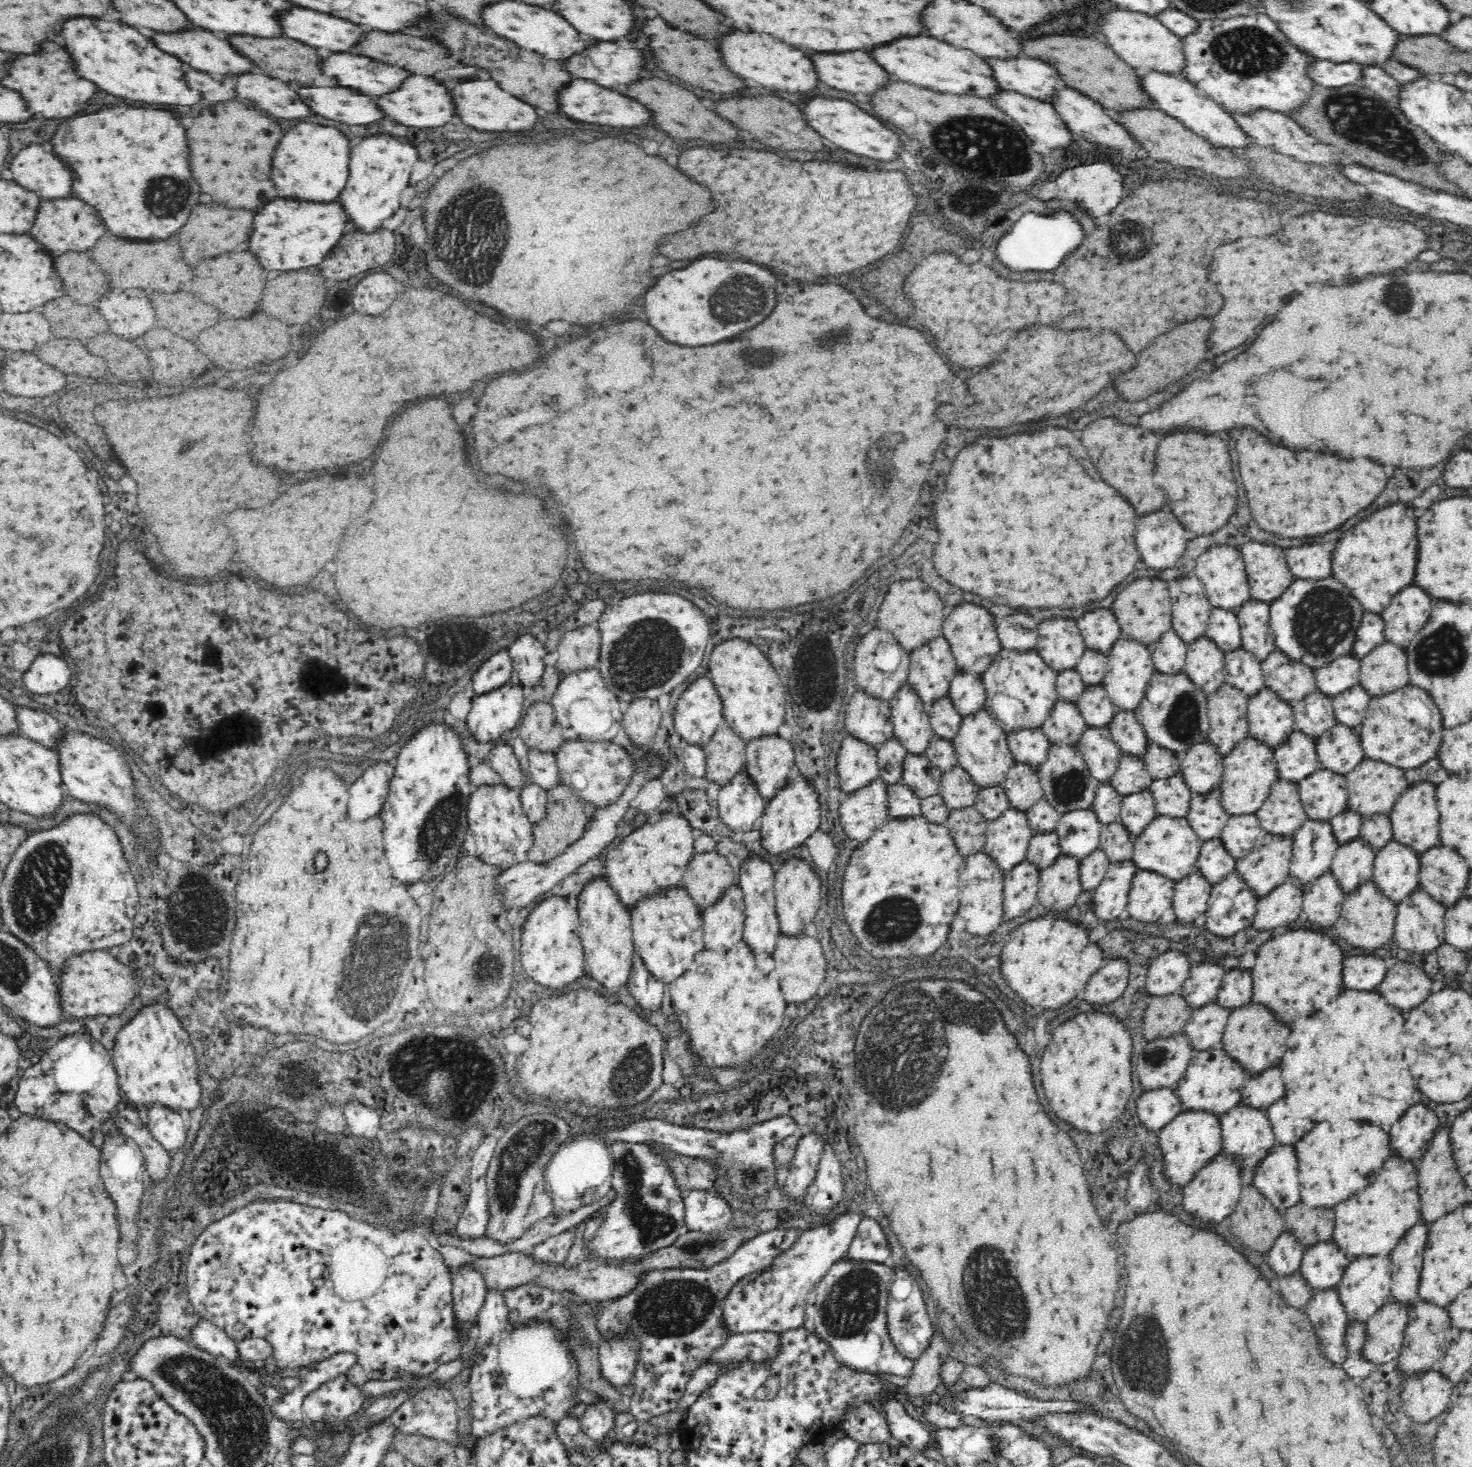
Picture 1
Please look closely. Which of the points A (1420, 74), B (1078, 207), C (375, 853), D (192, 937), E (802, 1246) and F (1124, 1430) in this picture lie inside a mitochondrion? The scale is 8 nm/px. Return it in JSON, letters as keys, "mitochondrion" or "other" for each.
{"A":"other","B":"other","C":"other","D":"mitochondrion","E":"other","F":"other"}

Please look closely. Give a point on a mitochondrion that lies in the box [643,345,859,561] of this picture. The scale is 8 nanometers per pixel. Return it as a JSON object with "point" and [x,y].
{"point":[762,357]}

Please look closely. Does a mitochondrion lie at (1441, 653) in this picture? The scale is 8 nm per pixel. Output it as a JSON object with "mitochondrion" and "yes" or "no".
{"mitochondrion":"yes"}

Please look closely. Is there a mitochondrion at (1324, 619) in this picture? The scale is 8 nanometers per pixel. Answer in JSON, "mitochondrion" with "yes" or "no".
{"mitochondrion":"yes"}

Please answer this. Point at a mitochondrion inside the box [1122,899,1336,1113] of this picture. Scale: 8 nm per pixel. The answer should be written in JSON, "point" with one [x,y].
{"point":[1157,1056]}

